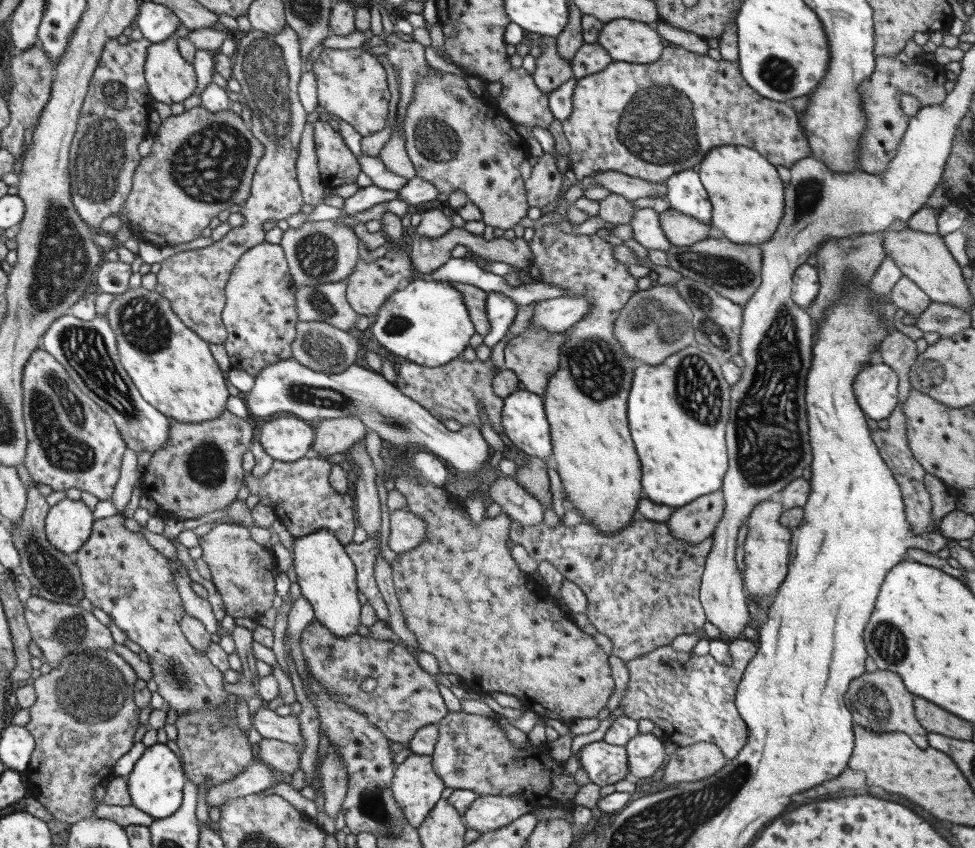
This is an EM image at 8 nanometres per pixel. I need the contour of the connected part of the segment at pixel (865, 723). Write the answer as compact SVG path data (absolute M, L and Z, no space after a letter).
M877 669L874 672L864 671L857 679L852 680L845 694L845 703L852 713L854 724L876 732L906 732L916 746L928 748L926 730L918 724L914 716L912 694L904 688L902 678L896 672Z

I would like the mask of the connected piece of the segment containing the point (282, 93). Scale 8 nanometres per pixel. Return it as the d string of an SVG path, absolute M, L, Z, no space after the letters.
M252 29L237 42L237 49L232 56L233 78L241 85L248 106L252 109L252 135L264 145L264 156L260 158L254 174L249 197L241 204L240 214L244 216L244 224L231 228L230 231L218 242L214 242L206 248L198 250L184 250L161 262L161 269L157 273L157 285L155 291L170 301L172 310L176 316L188 328L191 328L202 340L210 344L224 344L227 339L227 330L224 326L221 314L225 307L225 286L231 277L236 263L244 252L254 246L264 243L266 231L264 222L269 220L282 220L298 214L307 202L297 182L296 159L298 159L298 146L300 136L307 123L307 113L299 100L298 87L301 75L304 72L304 62L301 60L301 46L297 33L294 30L282 29L273 35L267 35L261 30Z

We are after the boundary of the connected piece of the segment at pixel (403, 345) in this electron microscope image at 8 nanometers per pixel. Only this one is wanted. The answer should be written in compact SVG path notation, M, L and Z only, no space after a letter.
M417 276L387 298L387 302L373 316L370 330L372 336L400 361L406 359L434 368L462 357L475 333L475 326L461 292L450 282L427 281Z

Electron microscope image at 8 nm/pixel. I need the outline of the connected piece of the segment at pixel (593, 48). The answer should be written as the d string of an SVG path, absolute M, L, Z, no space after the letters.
M584 43L573 56L571 67L576 79L604 70L613 60L600 43Z

